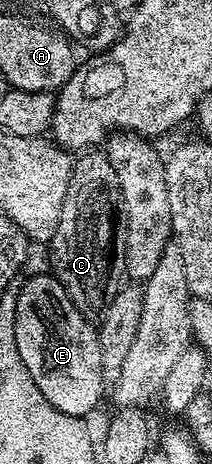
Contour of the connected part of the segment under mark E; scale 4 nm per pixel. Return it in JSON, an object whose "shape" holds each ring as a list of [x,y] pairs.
{"shape":[[[48,273],[36,275],[21,286],[16,302],[16,349],[29,378],[45,401],[63,415],[84,419],[99,405],[100,394],[106,391],[100,346],[96,331],[88,328],[91,326],[81,316],[64,312],[56,304],[51,295],[52,287],[54,279]]]}

